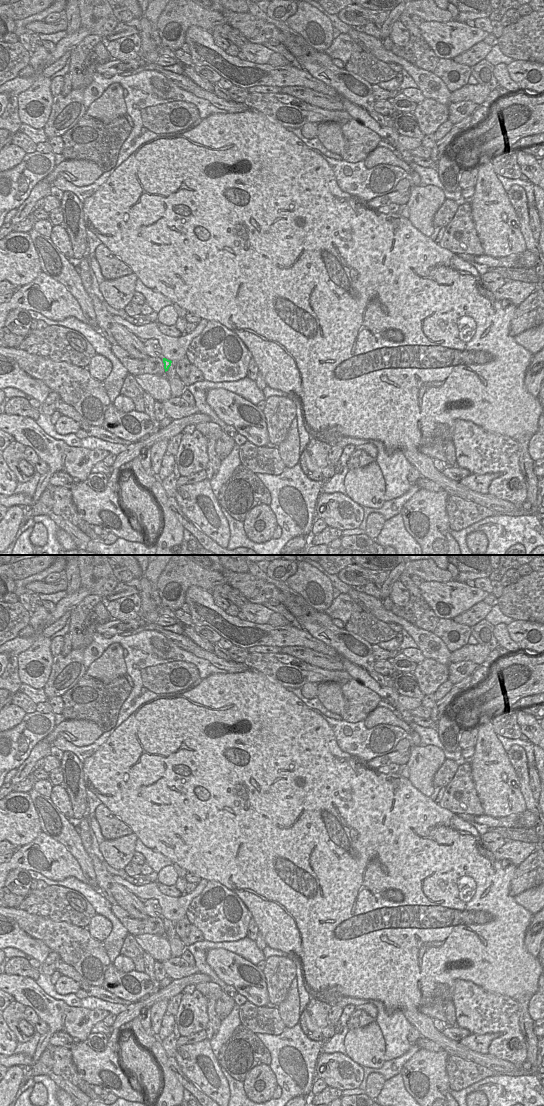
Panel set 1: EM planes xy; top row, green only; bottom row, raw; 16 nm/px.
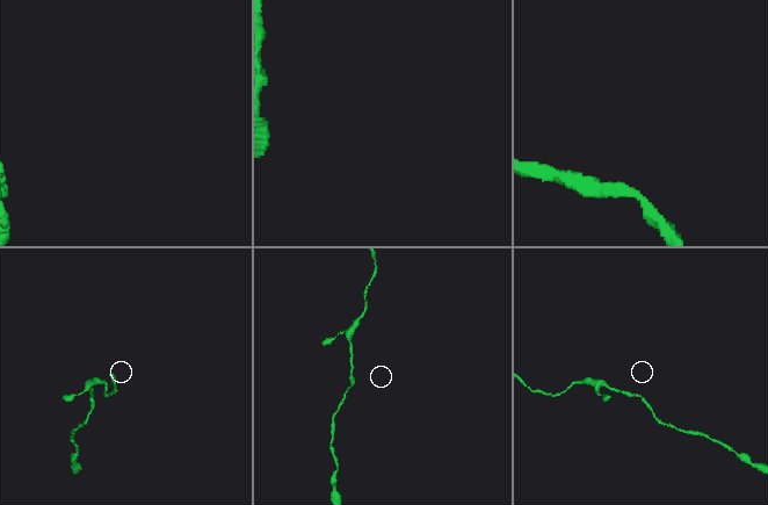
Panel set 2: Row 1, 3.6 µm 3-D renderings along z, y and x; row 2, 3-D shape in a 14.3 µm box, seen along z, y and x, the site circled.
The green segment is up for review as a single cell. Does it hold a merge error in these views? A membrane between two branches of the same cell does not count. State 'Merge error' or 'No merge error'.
No merge error

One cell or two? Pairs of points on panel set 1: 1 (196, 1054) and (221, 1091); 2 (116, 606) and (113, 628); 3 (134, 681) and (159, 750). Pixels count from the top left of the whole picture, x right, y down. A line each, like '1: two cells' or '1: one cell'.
1: one cell
2: two cells
3: two cells

